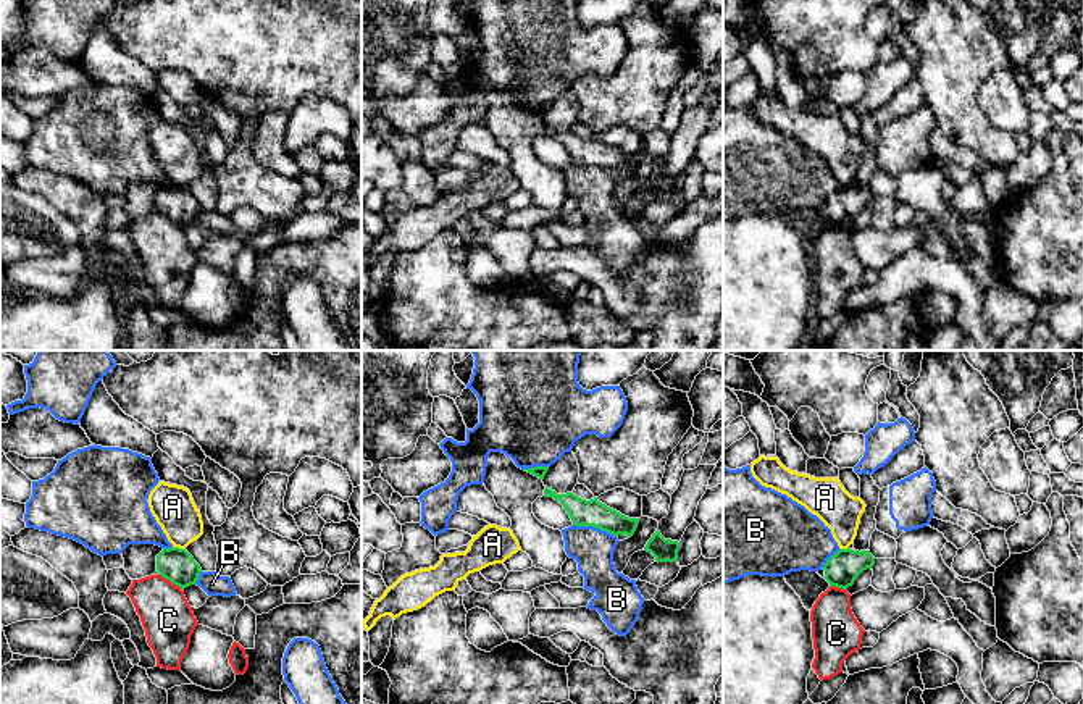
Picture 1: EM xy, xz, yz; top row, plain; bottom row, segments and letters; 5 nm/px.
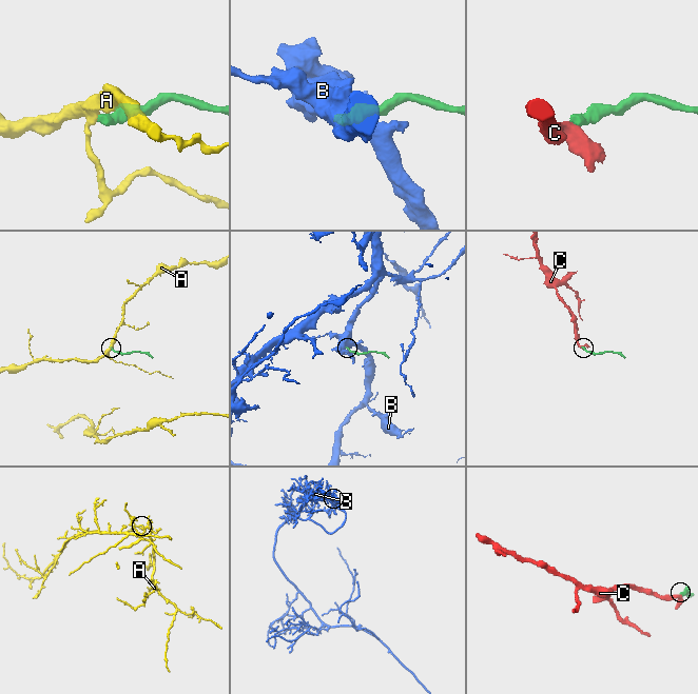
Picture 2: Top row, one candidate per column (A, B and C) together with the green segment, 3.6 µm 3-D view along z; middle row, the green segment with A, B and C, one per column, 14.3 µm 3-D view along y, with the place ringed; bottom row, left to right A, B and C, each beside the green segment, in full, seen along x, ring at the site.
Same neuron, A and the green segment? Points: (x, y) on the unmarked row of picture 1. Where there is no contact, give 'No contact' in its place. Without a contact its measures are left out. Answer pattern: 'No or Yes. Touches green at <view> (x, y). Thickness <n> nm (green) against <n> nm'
No. Touches green at xy (178, 186). Thickness 170 nm (green) against 220 nm

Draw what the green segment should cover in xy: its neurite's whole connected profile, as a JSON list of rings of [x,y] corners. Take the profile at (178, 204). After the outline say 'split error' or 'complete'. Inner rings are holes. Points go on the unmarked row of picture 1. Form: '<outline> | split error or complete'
[[[169,186],[157,194],[157,210],[184,228],[197,223],[202,207],[186,187]]] | complete

